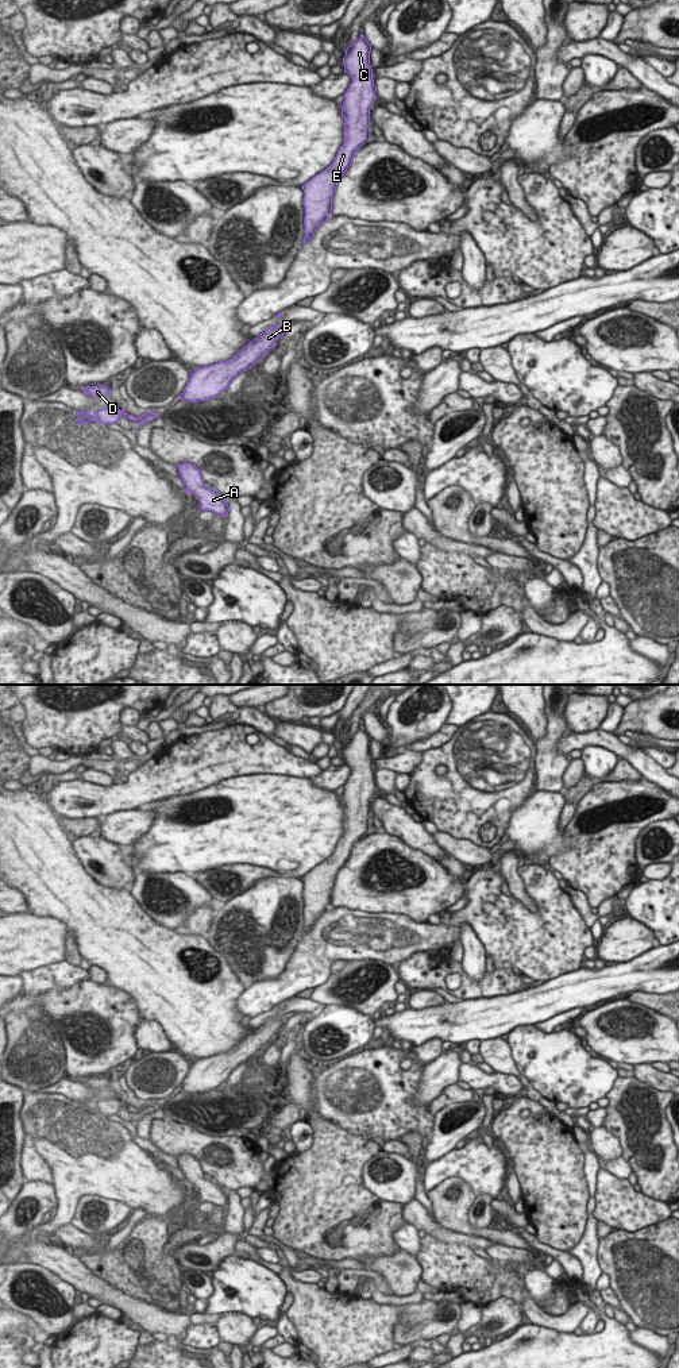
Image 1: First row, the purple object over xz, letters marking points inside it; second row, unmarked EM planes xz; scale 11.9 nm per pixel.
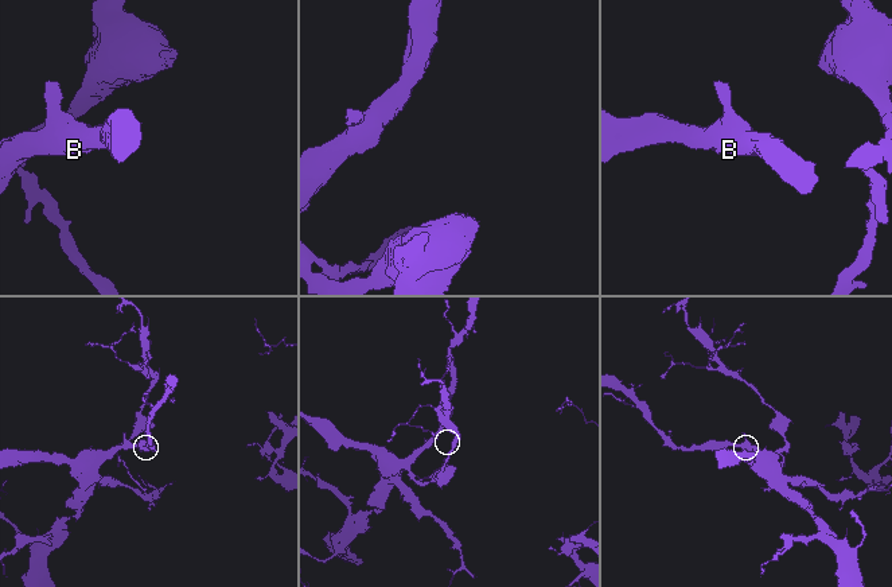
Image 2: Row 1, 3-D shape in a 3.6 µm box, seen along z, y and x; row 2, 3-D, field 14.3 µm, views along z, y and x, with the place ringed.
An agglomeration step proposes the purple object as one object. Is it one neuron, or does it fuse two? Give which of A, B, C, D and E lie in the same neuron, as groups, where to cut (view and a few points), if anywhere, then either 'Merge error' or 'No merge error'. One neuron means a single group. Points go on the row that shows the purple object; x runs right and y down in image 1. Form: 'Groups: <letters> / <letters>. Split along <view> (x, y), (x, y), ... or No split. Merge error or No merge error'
Groups: A B C D E. No split. No merge error.

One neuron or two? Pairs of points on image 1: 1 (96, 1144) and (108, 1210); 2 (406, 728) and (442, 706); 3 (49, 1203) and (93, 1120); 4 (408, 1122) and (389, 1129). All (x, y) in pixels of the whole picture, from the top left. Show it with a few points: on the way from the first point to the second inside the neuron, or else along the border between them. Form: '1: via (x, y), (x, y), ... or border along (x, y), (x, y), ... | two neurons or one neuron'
1: border along (132, 1207), (115, 1199), (85, 1194), (76, 1210) | two neurons
2: via (415, 721), (424, 712), (433, 712) | one neuron
3: border along (53, 1185), (58, 1201), (54, 1212) | two neurons
4: via (404, 1122), (393, 1125) | one neuron

